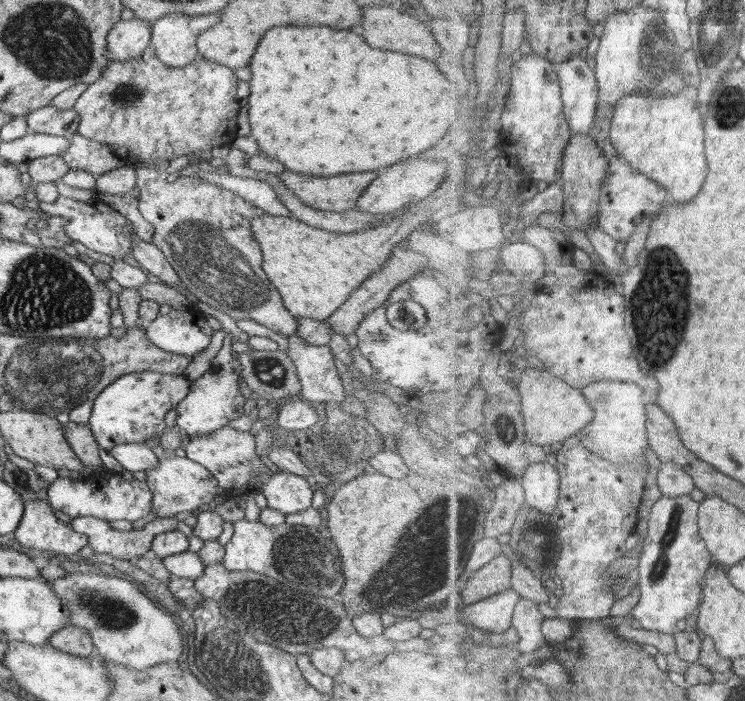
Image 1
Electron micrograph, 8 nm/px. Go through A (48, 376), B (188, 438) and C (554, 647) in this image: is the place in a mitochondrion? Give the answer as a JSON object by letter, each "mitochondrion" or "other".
{"A":"mitochondrion","B":"other","C":"other"}

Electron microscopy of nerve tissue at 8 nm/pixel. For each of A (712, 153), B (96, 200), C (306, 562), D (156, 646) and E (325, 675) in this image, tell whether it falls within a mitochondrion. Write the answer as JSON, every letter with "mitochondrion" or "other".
{"A":"other","B":"other","C":"mitochondrion","D":"other","E":"other"}

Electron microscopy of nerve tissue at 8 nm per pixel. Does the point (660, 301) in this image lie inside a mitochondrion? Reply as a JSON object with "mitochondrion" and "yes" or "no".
{"mitochondrion":"yes"}

